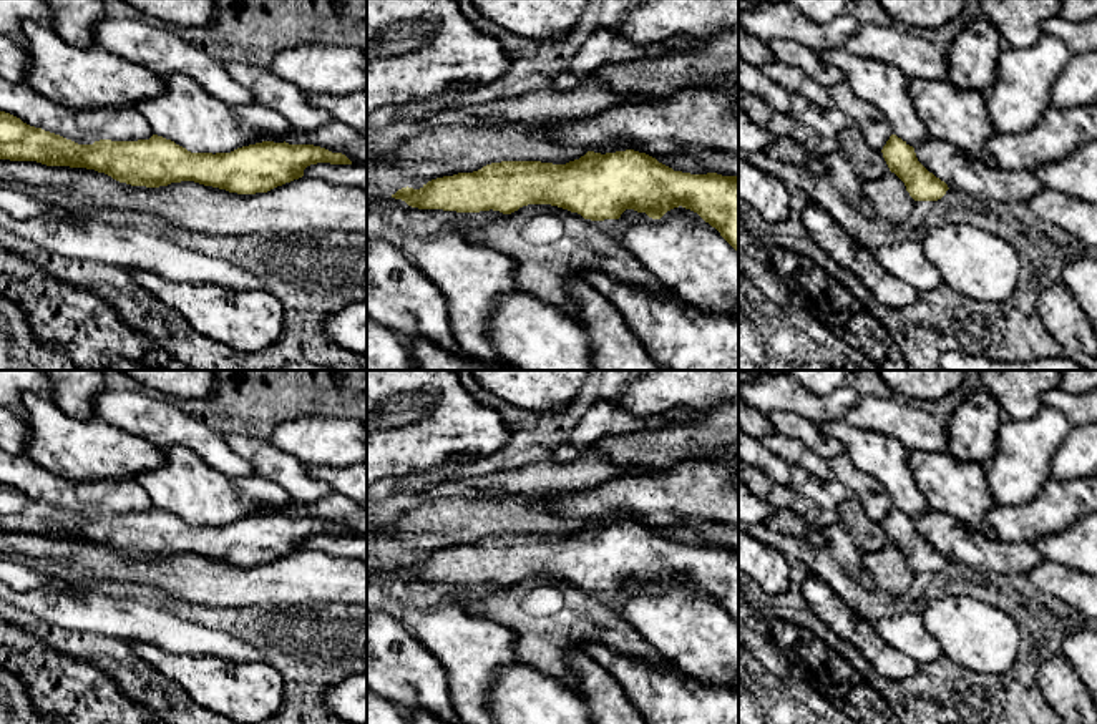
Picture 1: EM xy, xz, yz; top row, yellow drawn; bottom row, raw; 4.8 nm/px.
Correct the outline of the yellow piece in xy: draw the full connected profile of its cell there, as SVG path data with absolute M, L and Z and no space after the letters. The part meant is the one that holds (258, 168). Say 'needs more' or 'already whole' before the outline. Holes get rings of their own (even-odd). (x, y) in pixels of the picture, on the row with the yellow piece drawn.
already whole; M0 111L0 159L95 169L131 186L194 181L237 194L267 193L302 178L310 164L352 164L342 153L285 141L262 141L216 154L191 153L158 135L138 141L78 144L5 111Z

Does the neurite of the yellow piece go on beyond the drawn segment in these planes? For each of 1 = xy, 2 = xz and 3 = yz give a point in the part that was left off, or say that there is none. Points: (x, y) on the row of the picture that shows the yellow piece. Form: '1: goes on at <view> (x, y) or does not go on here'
1: does not go on here
2: does not go on here
3: does not go on here

